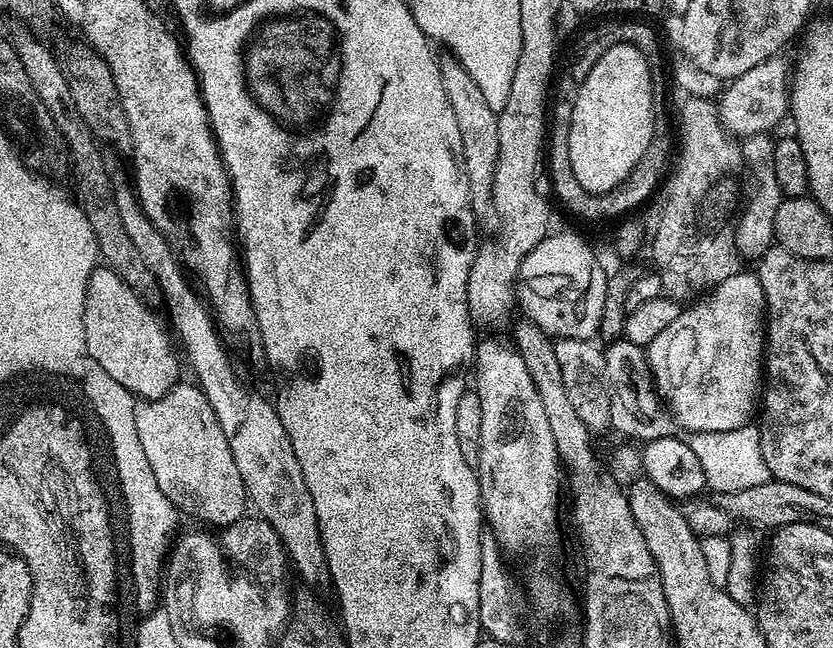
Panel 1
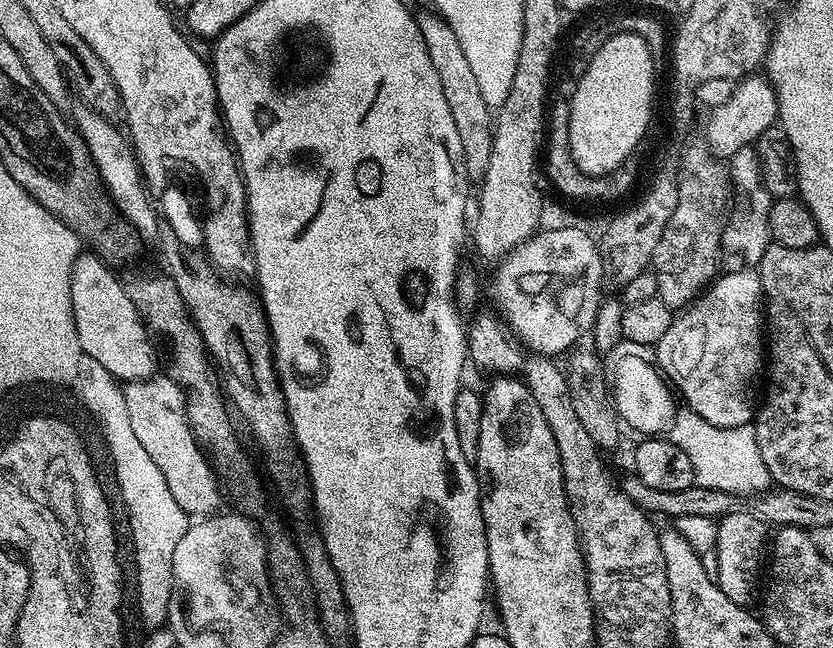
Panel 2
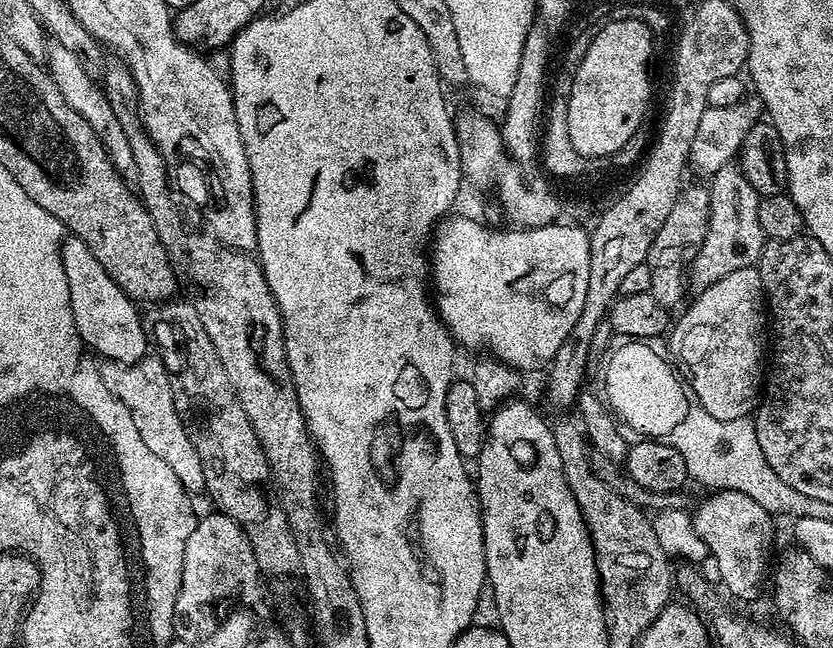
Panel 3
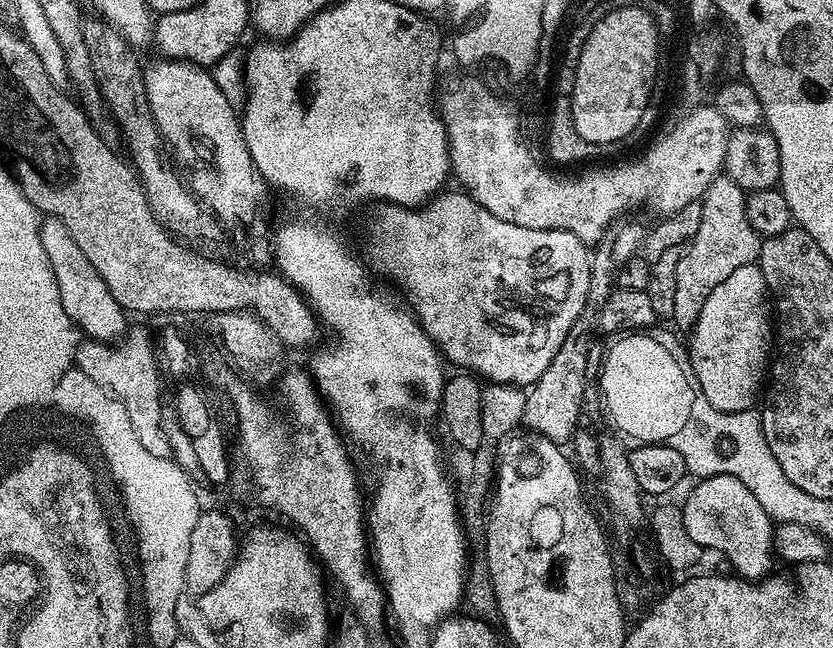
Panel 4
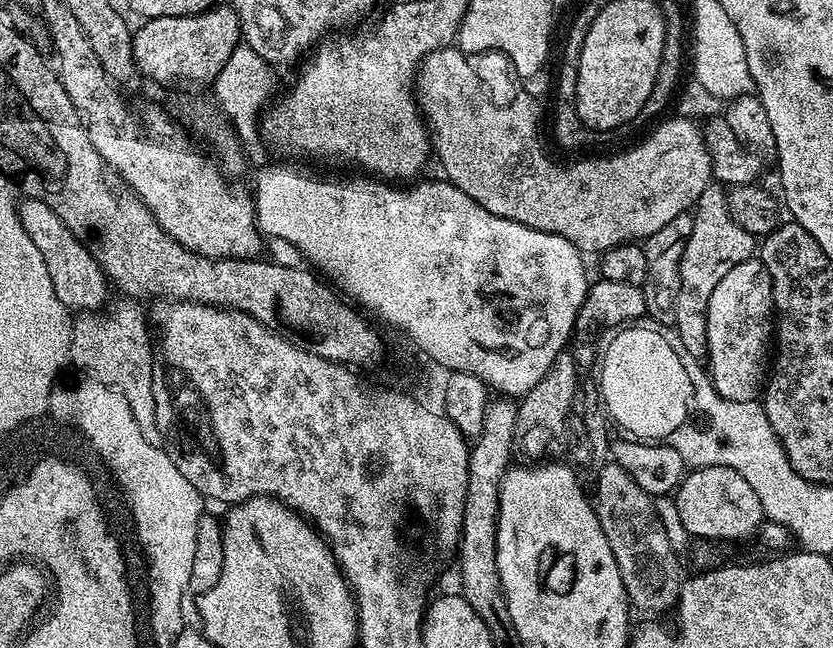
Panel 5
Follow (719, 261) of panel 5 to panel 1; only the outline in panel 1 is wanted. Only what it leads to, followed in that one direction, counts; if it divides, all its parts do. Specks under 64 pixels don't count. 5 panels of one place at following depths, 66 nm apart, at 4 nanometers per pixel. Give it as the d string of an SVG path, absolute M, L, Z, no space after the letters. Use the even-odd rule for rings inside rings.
M767 132L750 134L740 140L740 149L744 151L744 163L747 175L752 175L752 197L743 205L736 226L736 251L745 261L755 261L763 256L766 249L773 247L775 234L775 215L781 200L785 198L780 189L778 174L774 174L774 150L776 140ZM745 207L745 208L744 208ZM744 212L744 213L743 213Z

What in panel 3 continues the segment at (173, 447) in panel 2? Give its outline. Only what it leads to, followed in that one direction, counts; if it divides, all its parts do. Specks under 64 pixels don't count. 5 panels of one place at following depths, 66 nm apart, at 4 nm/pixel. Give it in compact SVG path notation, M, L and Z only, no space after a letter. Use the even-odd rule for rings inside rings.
M146 354L141 360L135 360L133 364L119 364L113 360L104 360L99 365L98 371L106 390L130 410L134 418L134 426L138 429L138 435L150 454L158 454L166 466L174 472L178 482L182 484L187 492L192 494L192 460L199 460L200 456L192 453L196 451L193 437L184 429L180 416L176 413L176 396L174 391L174 380L168 377L168 368L153 354Z

